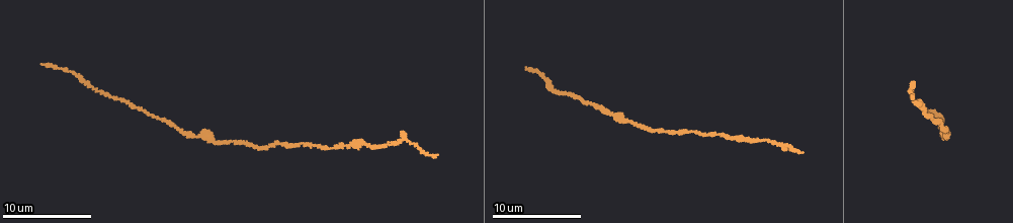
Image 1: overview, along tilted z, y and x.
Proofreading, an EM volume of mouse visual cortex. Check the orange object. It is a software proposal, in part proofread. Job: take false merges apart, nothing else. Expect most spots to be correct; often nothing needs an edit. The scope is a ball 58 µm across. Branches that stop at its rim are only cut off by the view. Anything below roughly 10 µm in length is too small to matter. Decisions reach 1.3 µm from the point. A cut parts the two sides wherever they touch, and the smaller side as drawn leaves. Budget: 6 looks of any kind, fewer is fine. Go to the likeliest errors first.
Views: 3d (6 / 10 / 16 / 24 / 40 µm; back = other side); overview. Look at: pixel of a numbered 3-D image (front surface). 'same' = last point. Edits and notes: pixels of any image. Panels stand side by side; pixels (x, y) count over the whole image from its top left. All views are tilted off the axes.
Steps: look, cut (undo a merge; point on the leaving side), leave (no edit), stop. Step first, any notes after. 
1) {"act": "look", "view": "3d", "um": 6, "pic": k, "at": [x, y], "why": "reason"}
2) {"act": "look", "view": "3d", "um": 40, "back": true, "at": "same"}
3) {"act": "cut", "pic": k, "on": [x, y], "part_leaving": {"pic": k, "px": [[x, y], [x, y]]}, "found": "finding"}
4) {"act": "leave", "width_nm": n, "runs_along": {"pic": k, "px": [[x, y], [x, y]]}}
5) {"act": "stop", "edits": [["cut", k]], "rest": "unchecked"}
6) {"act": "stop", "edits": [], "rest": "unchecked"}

{"act": "look", "view": "3d", "um": 16, "pic": 1, "at": [196, 138], "why": "a narrow waist"}

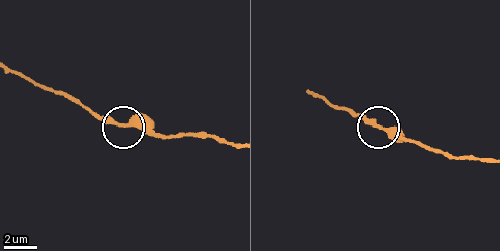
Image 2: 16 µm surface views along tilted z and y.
{"act": "look", "view": "3d", "um": 16, "back": true, "pic": 2, "at": [123, 125], "why": "from behind"}

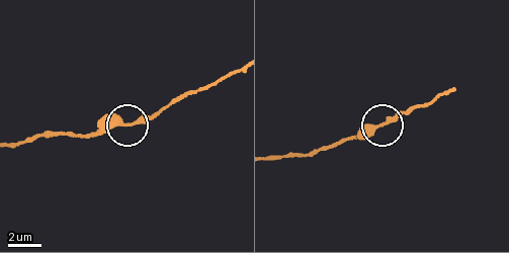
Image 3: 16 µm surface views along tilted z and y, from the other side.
{"act": "leave", "runs_along": {"pic": 3, "px": [[57, 132], [102, 134], [122, 124], [147, 121], [161, 112]]}, "found": "all the same cell"}

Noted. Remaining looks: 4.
{"act": "look", "view": "3d", "um": 10, "pic": 1, "at": [939, 121], "why": "thin neck"}

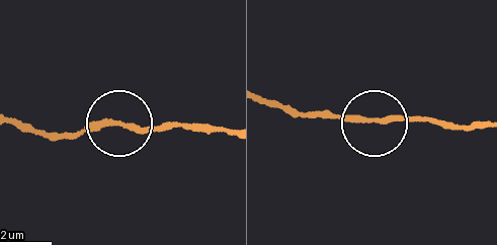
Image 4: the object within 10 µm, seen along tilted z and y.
{"act": "look", "view": "3d", "um": 6, "pic": 4, "at": [115, 124]}

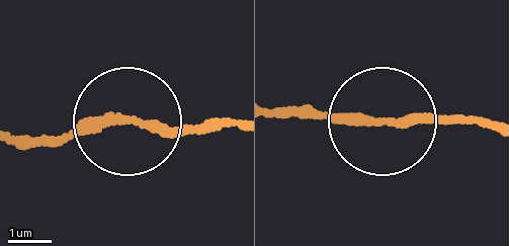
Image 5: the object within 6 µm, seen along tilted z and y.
{"act": "leave", "runs_along": {"pic": 5, "px": [[272, 112], [426, 124], [481, 115]]}, "found": "continuous, no second cell"}

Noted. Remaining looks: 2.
{"act": "look", "view": "3d", "um": 16, "pic": 1, "at": [344, 145], "why": "sudden change in width"}

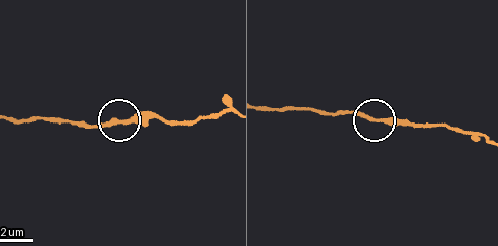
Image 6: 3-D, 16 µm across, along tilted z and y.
{"act": "look", "view": "3d", "um": 16, "back": true, "pic": 6, "at": [374, 118]}

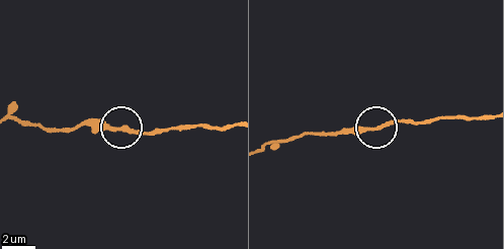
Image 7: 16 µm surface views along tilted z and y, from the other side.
{"act": "leave", "runs_along": {"pic": 7, "px": [[486, 116], [392, 120], [340, 131]]}, "found": "continuous, no second cell"}

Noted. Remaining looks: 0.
{"act": "stop", "edits": [], "rest": "unchecked"}

